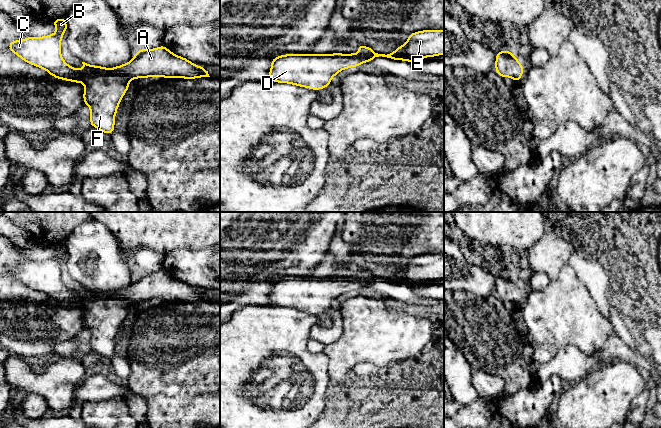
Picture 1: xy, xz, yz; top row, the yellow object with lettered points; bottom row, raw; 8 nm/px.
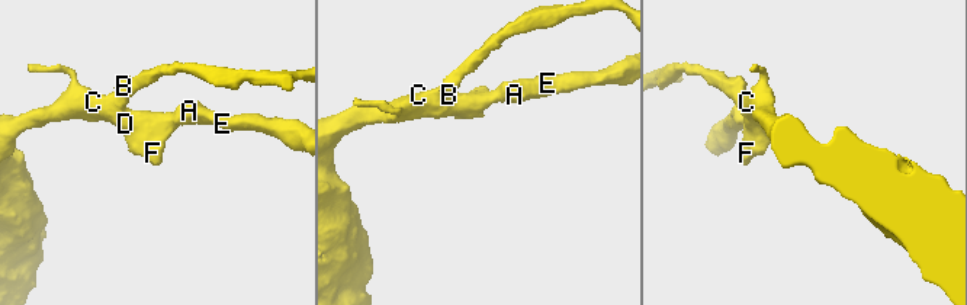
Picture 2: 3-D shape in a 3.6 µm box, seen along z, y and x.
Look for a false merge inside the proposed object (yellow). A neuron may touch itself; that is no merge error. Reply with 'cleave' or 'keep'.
keep

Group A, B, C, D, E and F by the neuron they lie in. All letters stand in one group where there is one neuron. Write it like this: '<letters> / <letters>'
A B C D E F

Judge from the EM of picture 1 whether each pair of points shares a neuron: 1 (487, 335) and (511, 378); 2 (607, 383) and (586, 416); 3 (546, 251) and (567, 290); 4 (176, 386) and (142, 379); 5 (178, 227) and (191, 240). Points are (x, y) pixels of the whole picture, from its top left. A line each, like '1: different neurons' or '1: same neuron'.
1: same neuron
2: same neuron
3: different neurons
4: same neuron
5: same neuron

